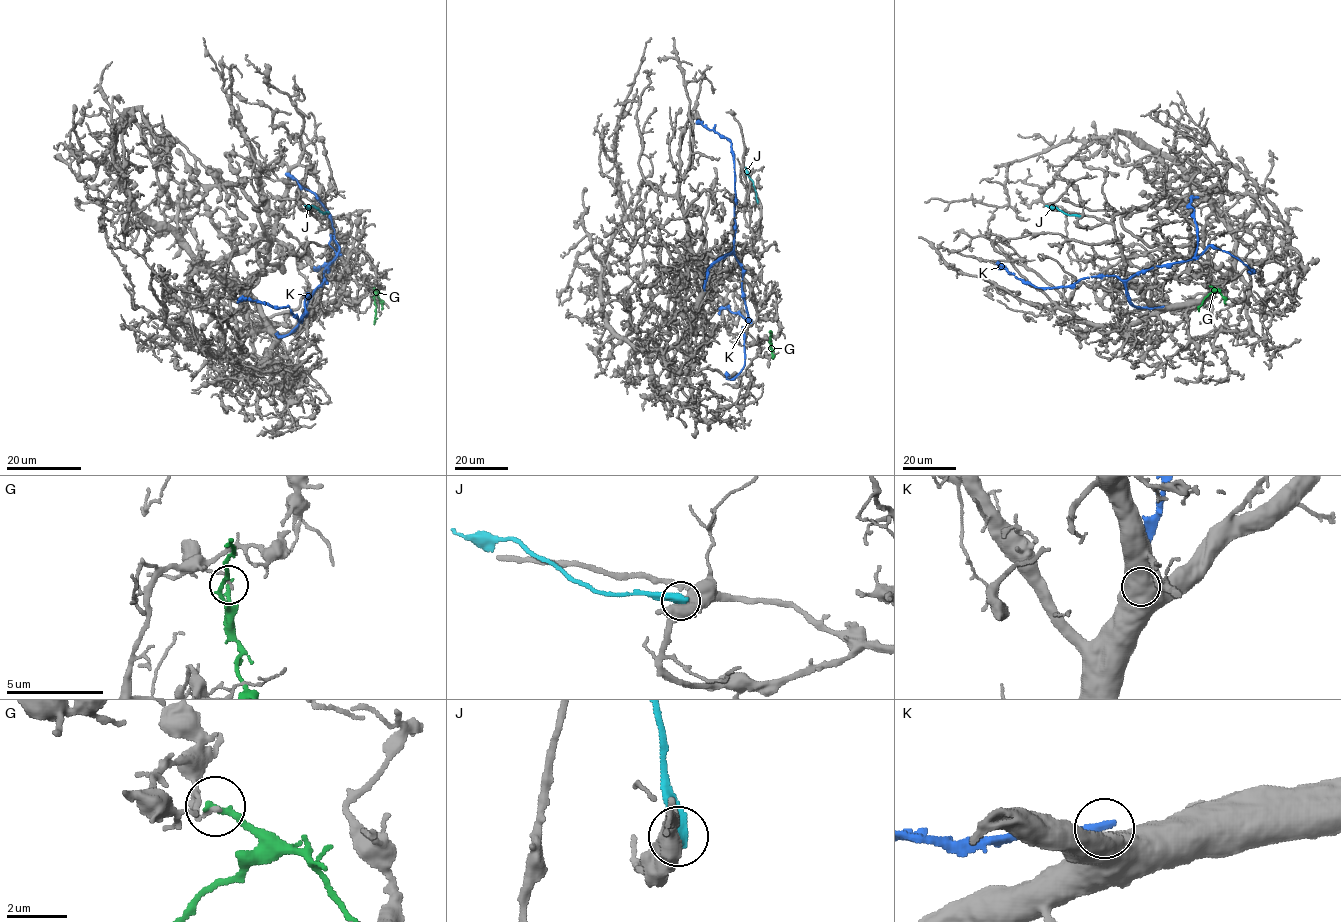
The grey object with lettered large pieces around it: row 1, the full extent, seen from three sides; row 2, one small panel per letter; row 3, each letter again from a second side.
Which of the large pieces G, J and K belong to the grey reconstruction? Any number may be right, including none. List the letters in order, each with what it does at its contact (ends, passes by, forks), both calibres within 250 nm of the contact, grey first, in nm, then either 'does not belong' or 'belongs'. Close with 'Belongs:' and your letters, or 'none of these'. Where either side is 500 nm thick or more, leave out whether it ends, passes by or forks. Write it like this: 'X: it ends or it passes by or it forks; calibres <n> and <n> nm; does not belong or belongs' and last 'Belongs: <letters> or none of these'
G: it ends; calibres 140 and 240 nm; does not belong
J: it ends; calibres 460 and 480 nm; does not belong
K: calibres 750 and 320 nm; does not belong
Belongs: none of these

